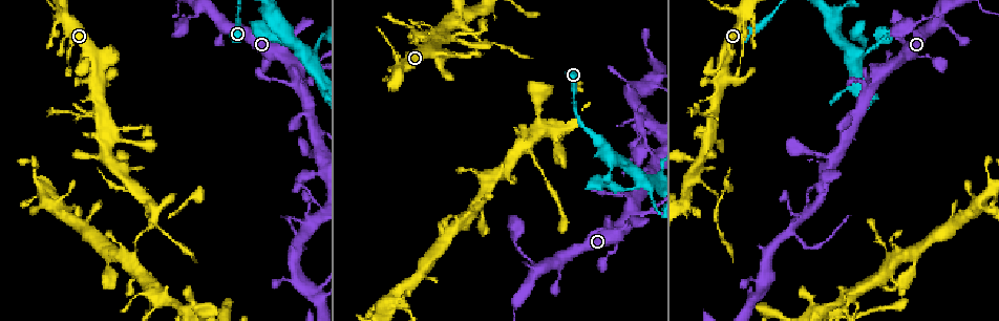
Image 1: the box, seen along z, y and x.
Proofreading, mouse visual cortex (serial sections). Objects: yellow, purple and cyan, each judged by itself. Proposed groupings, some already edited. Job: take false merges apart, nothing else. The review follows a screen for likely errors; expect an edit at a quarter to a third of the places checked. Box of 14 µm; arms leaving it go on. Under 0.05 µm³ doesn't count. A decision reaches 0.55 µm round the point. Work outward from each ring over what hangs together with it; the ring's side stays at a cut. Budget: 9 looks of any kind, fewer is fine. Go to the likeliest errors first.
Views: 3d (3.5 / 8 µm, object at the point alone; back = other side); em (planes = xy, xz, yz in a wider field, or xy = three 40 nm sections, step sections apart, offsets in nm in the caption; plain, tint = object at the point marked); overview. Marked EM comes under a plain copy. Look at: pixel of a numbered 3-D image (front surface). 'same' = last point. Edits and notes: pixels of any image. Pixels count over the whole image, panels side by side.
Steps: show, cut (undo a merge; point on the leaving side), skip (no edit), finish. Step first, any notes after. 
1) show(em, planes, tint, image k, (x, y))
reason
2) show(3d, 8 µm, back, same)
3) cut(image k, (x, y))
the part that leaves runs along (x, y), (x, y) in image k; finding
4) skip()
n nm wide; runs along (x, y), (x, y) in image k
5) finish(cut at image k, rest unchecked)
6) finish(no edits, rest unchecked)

show(3d, 8 µm, image 1, (796, 239))

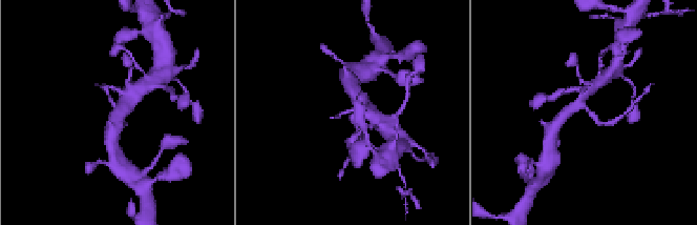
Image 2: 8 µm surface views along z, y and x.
show(em, xy, step 1, tint, image 2, (588, 113))
now the EM

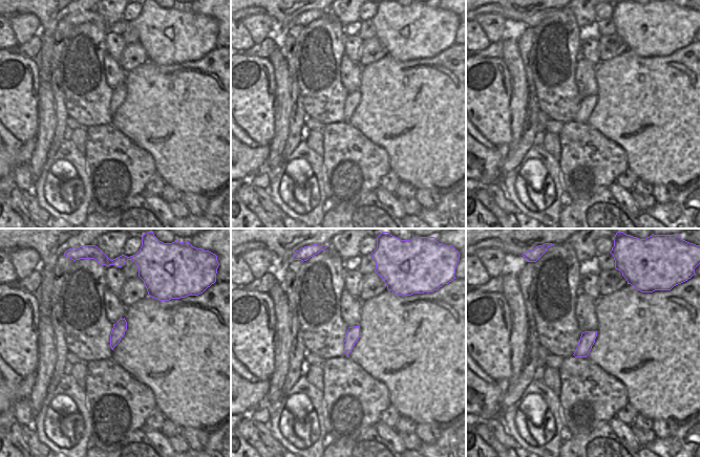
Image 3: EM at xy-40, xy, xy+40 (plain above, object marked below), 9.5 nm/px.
cut(image 2, (597, 121))
130 nm wide; the part that leaves runs along (586, 107), (603, 124), (620, 117) in image 2; two cells meet here

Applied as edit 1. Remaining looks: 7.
show(3d, 3.5 µm, back, image 1, (639, 183))
four arms meet

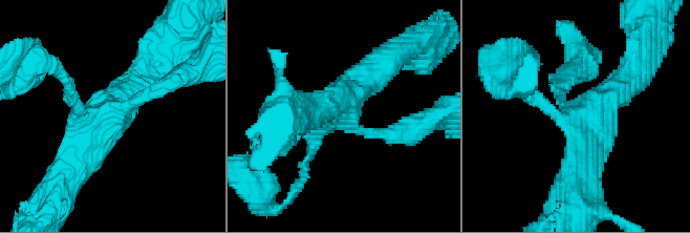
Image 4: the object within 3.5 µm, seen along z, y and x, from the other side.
show(em, xy, step 2, tint, image 4, (108, 108))
4 arms; arms of 150, 200, 400, 450 nm; now the EM

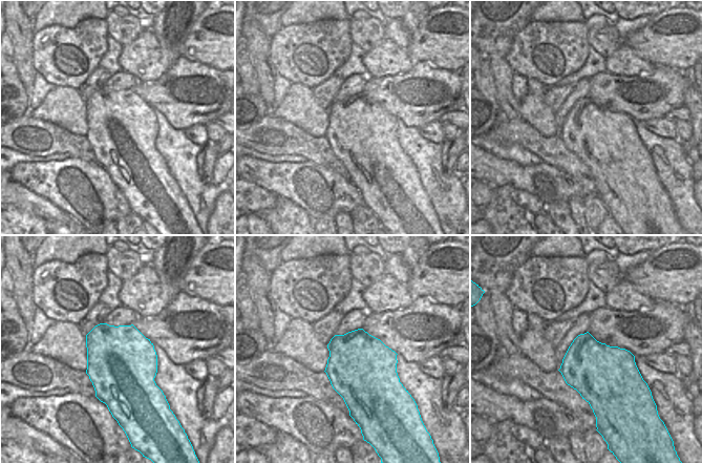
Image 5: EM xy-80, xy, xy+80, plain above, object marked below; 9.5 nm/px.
show(em, xy, step 1, tint, same)

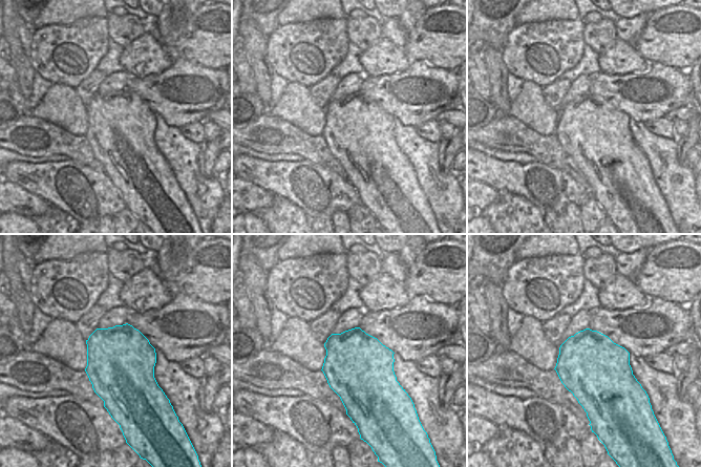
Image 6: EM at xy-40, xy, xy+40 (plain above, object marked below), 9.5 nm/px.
skip()
runs along (148, 81), (109, 110), (67, 177) in image 4; all the same cell

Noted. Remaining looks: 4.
show(3d, 3.5 µm, image 1, (432, 47))
small branch off a trunk

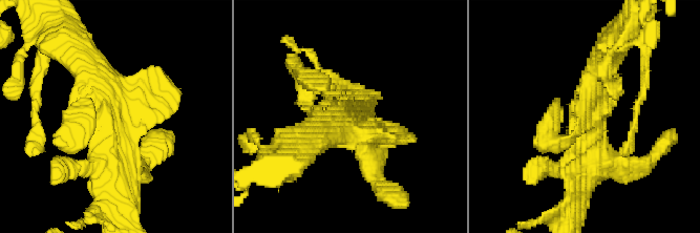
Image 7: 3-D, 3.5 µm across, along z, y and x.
show(em, xy, step 3, tint, image 7, (341, 115))
need the tissue

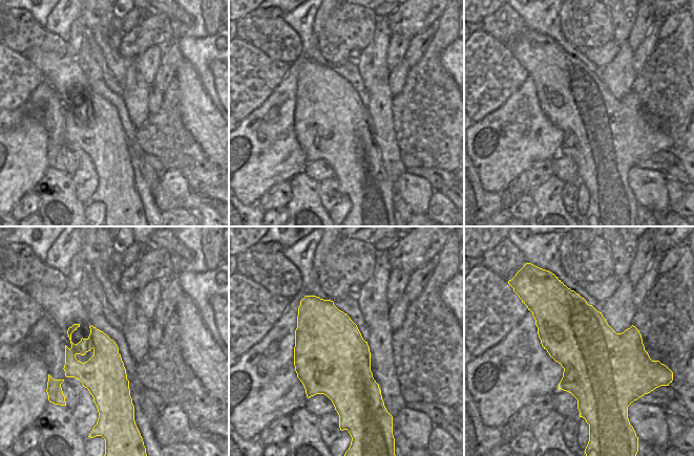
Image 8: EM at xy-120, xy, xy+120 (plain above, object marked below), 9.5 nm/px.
show(em, xy, step 2, tint, same)
cut it another way

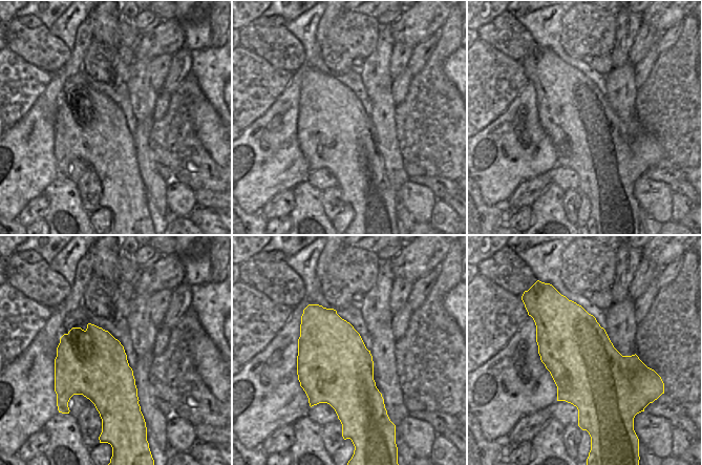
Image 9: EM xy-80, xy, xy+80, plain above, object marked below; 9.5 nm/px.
skip()
runs along (81, 56), (101, 75), (123, 185) in image 7; all the same cell

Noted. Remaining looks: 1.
finish(cut at image 2, rest unchecked)

